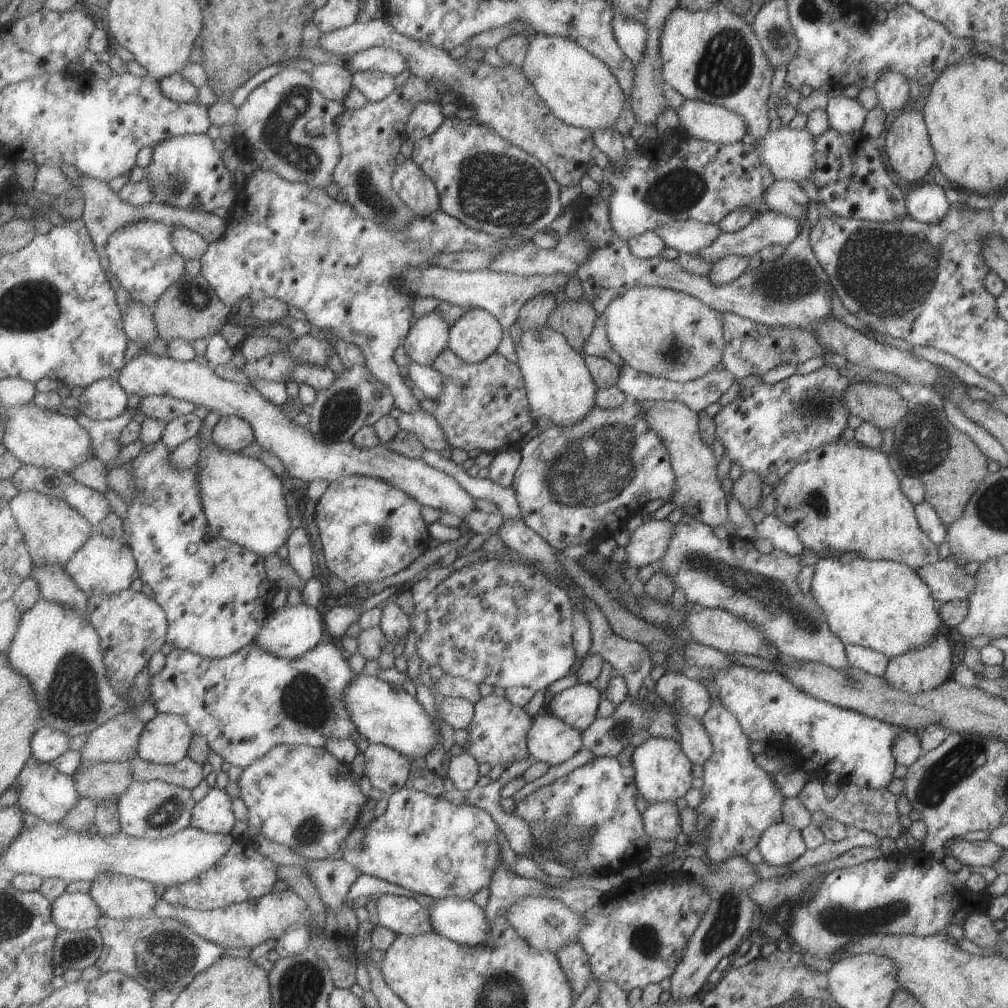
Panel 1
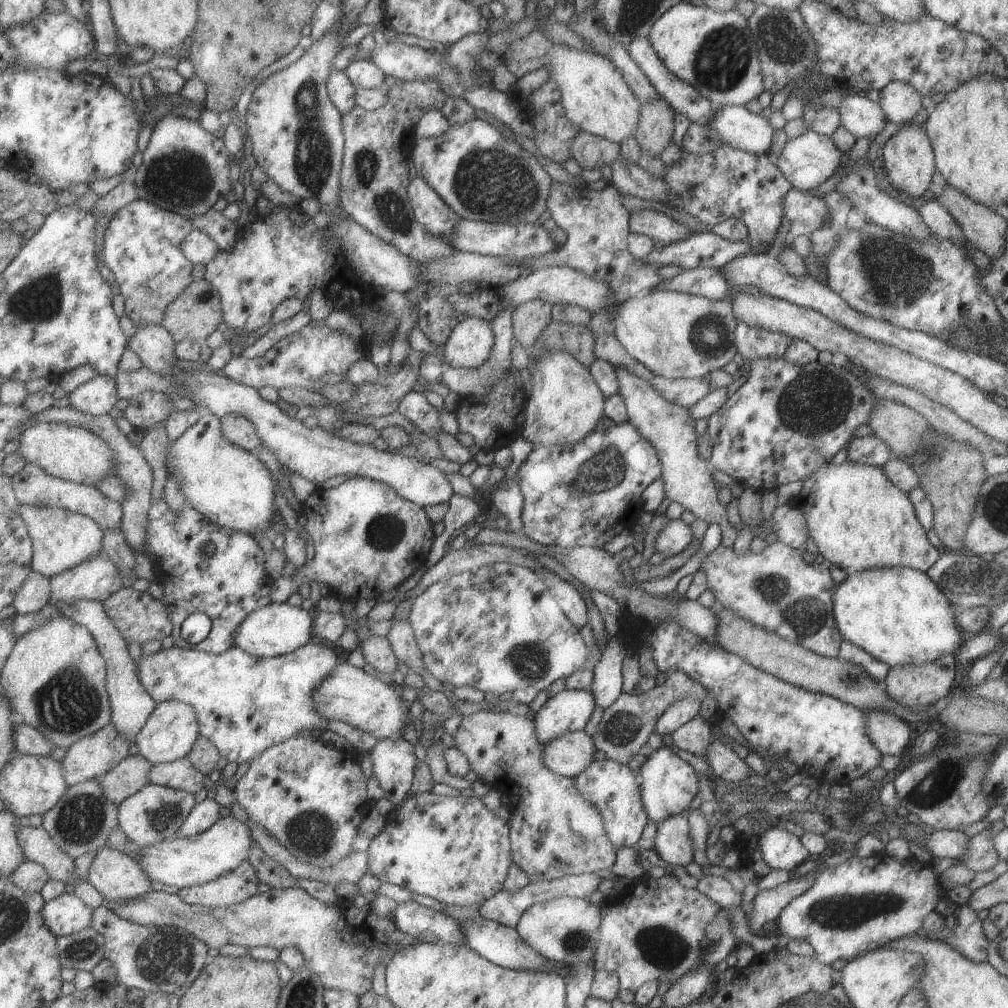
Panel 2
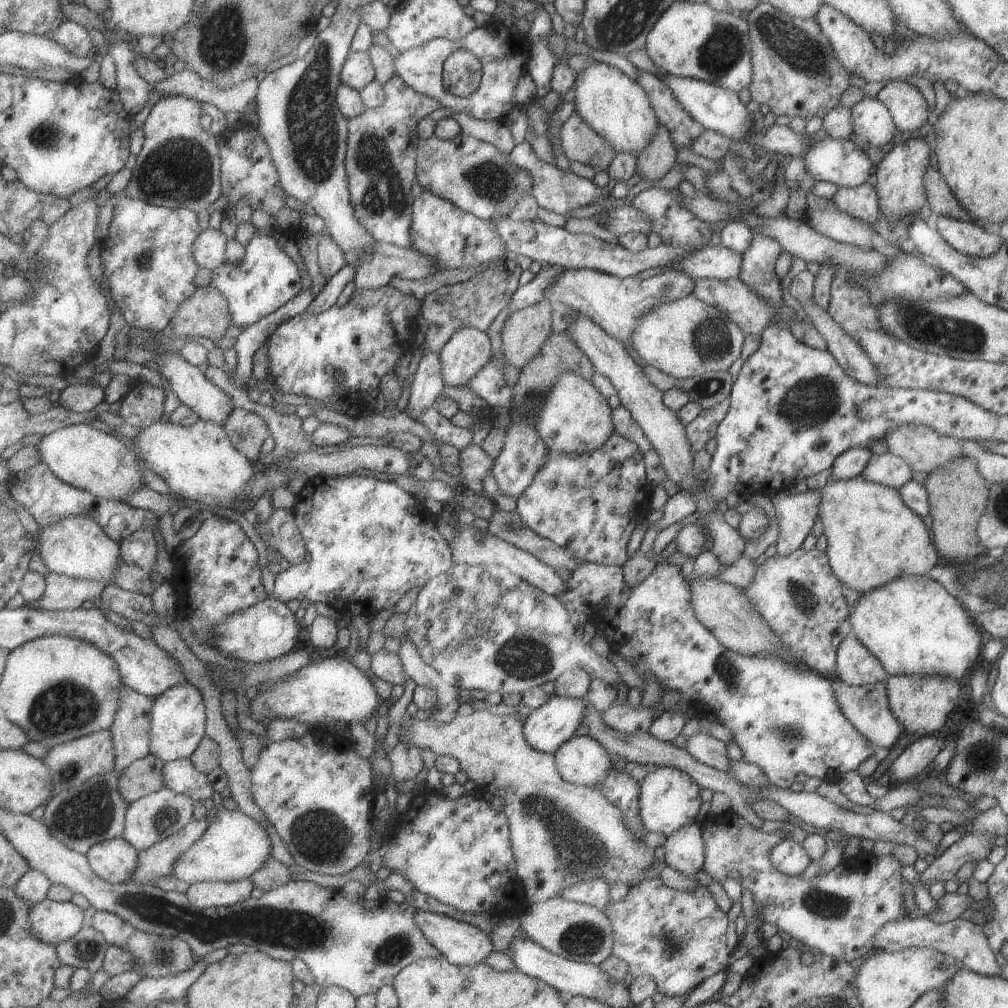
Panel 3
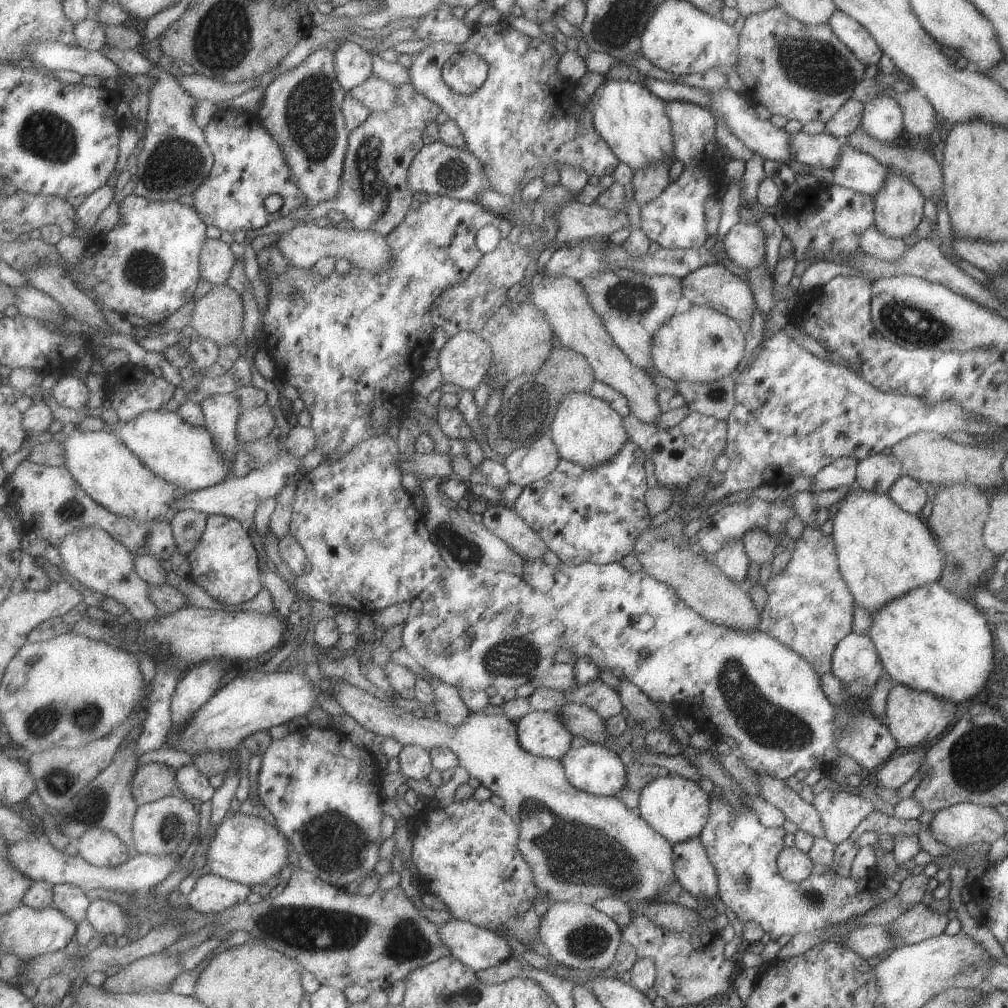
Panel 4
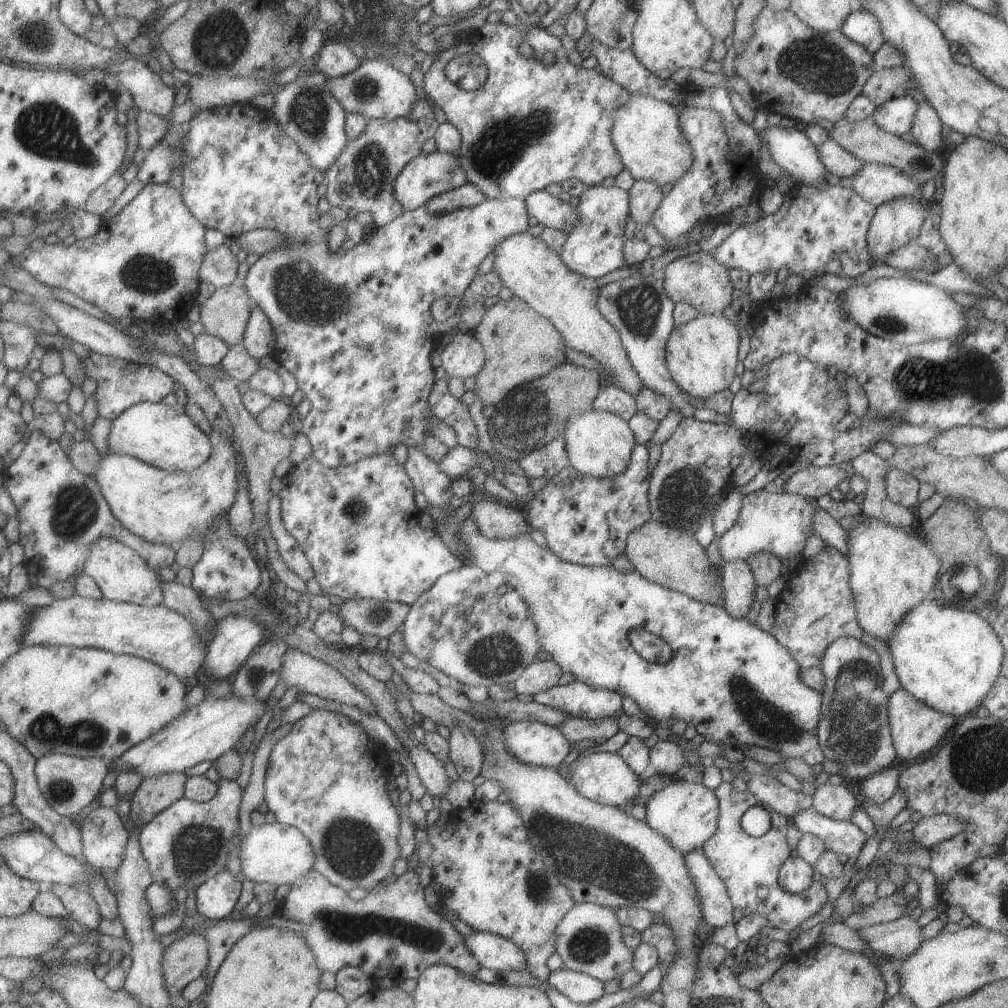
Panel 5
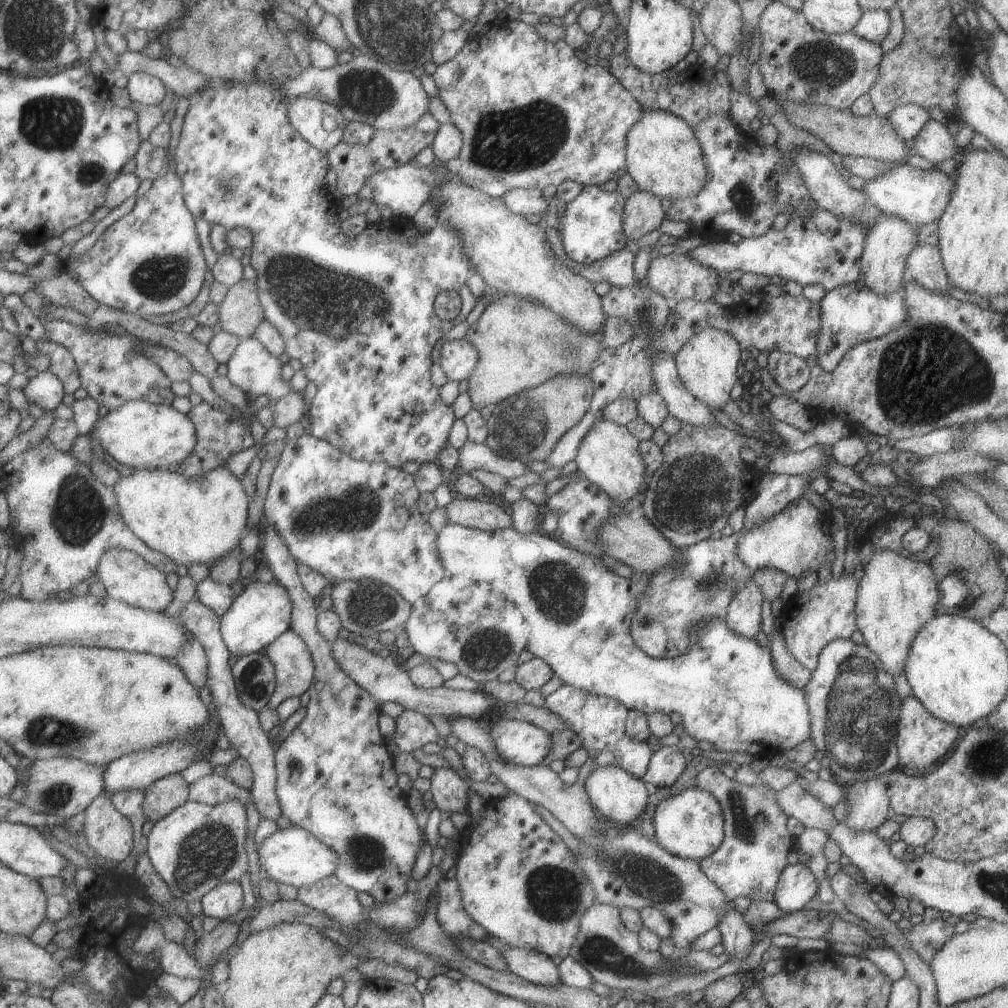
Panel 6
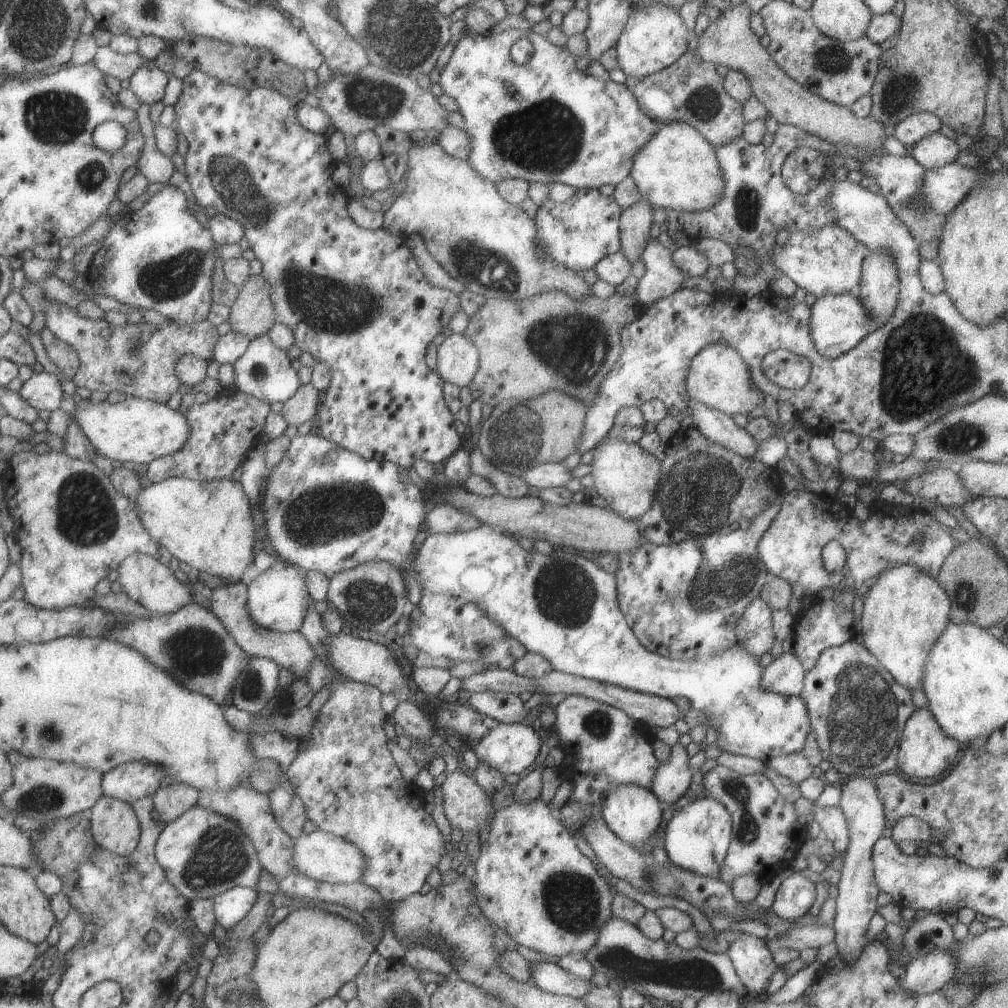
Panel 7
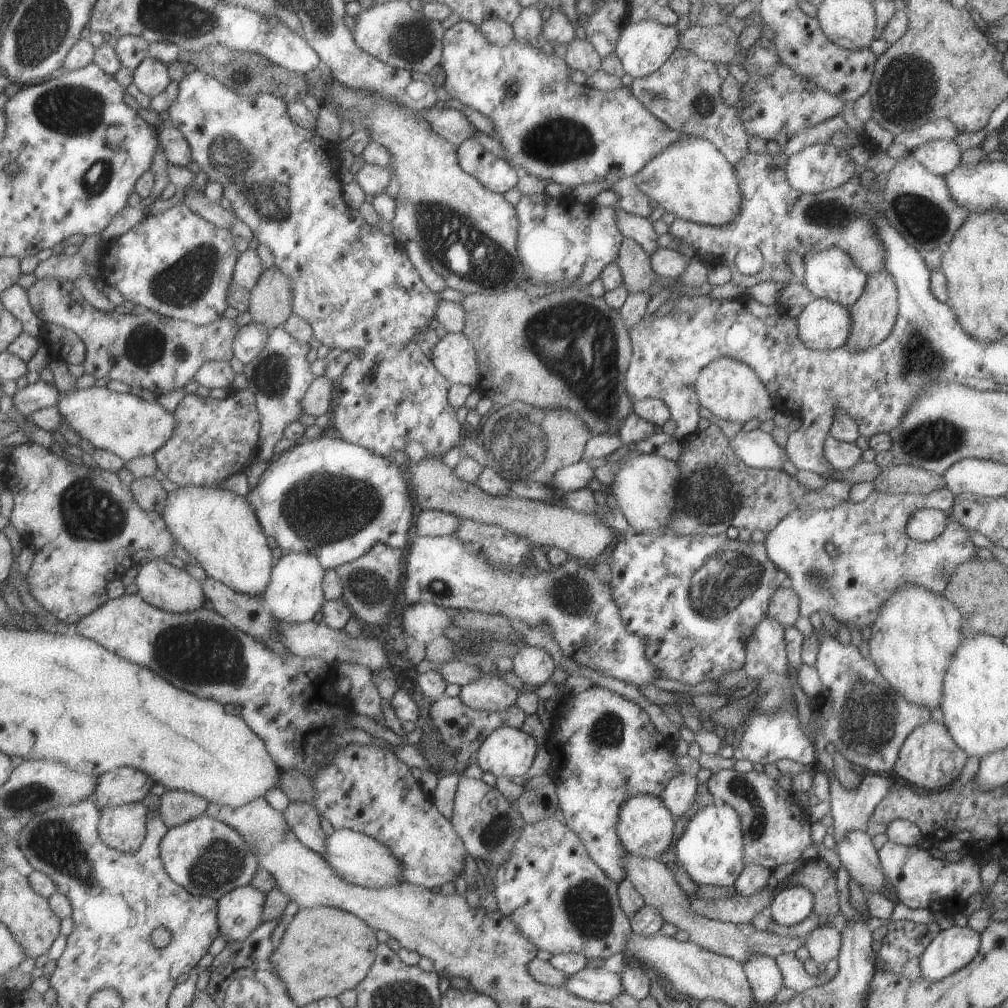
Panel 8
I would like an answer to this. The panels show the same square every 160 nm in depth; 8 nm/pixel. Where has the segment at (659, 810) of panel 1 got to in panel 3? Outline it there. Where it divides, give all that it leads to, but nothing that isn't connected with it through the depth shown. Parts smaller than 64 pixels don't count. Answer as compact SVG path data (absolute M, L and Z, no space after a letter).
M697 823L681 826L671 832L662 845L664 864L689 878L704 878L704 845L700 828Z

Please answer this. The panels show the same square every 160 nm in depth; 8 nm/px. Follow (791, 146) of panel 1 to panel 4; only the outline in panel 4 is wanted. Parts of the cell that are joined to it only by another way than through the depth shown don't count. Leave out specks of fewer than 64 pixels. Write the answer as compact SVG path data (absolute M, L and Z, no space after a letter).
M843 142L837 164L831 170L833 184L873 197L880 191L888 170L873 157Z

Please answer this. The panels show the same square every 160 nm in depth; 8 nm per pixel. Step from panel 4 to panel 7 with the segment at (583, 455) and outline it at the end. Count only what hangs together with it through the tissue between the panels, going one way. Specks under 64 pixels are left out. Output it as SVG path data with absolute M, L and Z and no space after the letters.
M604 436L594 449L591 475L593 492L606 502L606 506L628 521L636 521L651 508L660 476L660 462L637 443L626 443L620 439Z

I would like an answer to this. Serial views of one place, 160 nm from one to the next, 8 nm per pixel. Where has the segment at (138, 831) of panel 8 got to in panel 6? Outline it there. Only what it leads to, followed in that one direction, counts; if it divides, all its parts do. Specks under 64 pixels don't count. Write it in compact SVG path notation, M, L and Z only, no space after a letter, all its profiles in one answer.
M101 793L85 810L84 834L96 855L115 864L132 854L136 832L129 815L116 807L113 795Z

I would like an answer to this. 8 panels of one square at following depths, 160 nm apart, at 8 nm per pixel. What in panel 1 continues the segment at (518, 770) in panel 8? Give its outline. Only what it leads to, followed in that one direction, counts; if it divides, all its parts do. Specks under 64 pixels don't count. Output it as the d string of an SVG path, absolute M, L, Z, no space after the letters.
M577 683L554 695L548 704L548 711L568 725L580 731L595 720L595 710L602 694L595 684Z

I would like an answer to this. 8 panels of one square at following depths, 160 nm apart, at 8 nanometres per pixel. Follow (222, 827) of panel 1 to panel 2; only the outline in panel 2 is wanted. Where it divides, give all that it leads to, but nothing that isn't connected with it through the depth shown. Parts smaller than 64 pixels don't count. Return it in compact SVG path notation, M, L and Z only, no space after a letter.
M223 796L211 800L205 799L201 803L197 803L196 808L192 810L180 828L178 835L187 838L208 831L220 820L223 803Z

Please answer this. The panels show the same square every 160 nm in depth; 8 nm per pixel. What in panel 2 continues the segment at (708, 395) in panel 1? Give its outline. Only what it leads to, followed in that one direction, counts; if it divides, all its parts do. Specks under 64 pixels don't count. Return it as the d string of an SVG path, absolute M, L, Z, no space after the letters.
M655 375L647 382L651 383L651 386L666 401L688 409L694 402L711 391L706 376L690 379L668 379L661 375Z

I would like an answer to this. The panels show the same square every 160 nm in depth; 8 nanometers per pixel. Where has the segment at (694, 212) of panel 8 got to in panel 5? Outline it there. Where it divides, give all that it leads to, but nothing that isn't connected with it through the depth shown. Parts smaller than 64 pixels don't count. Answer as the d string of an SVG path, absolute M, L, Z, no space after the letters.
M630 95L630 100L616 111L611 132L616 149L634 180L658 184L673 184L692 165L689 141L681 132L677 108L648 96Z

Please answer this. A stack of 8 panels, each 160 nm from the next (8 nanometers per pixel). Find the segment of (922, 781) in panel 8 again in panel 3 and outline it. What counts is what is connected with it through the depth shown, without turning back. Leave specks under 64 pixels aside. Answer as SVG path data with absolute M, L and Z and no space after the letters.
M889 675L886 678L888 706L893 716L901 722L903 731L917 736L933 735L949 717L957 704L959 682L945 676Z

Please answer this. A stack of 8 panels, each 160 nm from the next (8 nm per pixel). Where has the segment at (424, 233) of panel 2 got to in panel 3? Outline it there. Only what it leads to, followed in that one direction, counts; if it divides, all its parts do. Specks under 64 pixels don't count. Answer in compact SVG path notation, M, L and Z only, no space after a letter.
M398 75L385 86L386 100L377 109L368 109L358 118L349 119L348 182L357 220L381 242L401 248L413 246L413 182L417 179L419 122L443 104L420 94Z

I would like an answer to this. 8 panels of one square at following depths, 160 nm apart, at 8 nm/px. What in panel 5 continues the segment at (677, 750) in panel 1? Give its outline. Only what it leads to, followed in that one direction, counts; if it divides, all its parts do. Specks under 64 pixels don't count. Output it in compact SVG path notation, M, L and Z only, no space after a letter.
M684 780L672 782L652 794L645 806L645 822L683 855L695 849L702 850L705 842L717 830L719 814L717 797L701 783L688 783Z

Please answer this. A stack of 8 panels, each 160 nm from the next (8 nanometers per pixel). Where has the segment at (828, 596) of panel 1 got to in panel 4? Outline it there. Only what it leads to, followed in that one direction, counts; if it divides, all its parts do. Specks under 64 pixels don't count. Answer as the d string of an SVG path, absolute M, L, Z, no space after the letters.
M937 581L921 585L903 596L888 602L871 613L872 623L866 634L873 642L877 656L896 684L916 691L925 691L937 698L951 701L962 710L986 687L987 676L993 667L993 636L985 613L973 602L955 596Z

